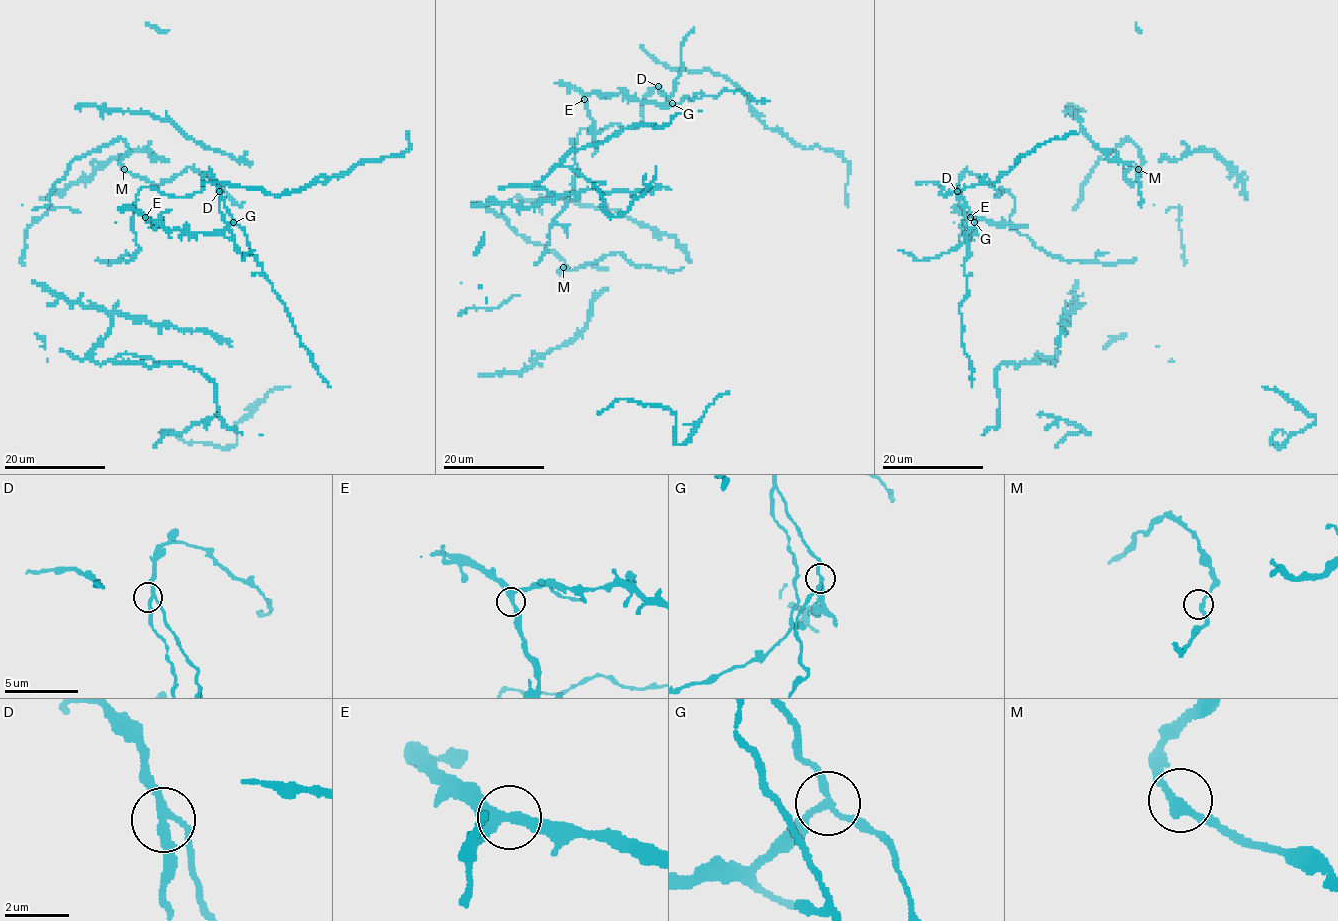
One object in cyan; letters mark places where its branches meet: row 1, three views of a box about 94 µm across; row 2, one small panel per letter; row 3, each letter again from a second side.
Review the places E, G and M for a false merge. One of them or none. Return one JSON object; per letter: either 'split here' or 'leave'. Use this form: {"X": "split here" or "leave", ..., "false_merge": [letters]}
{"E": "leave", "G": "split here", "M": "leave", "false_merge": ["G"]}

